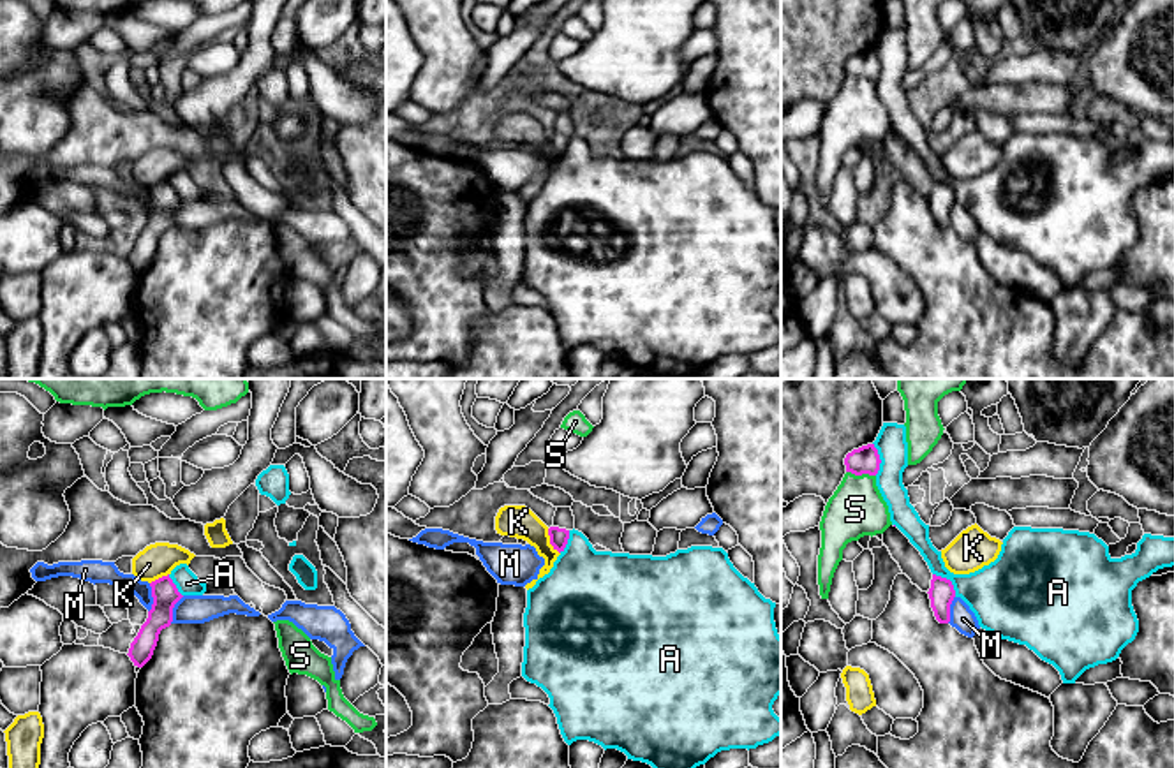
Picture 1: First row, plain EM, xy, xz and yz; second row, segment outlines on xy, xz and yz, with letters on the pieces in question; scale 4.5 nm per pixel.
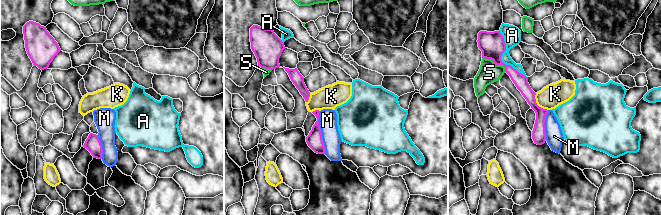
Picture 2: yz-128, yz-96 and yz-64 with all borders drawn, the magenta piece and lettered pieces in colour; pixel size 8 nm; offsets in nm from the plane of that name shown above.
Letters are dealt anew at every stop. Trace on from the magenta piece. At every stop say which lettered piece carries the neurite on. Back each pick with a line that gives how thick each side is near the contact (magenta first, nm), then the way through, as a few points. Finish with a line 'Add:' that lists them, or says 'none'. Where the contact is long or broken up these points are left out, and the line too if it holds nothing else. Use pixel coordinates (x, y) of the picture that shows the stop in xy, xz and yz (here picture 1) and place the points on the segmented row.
Add: none

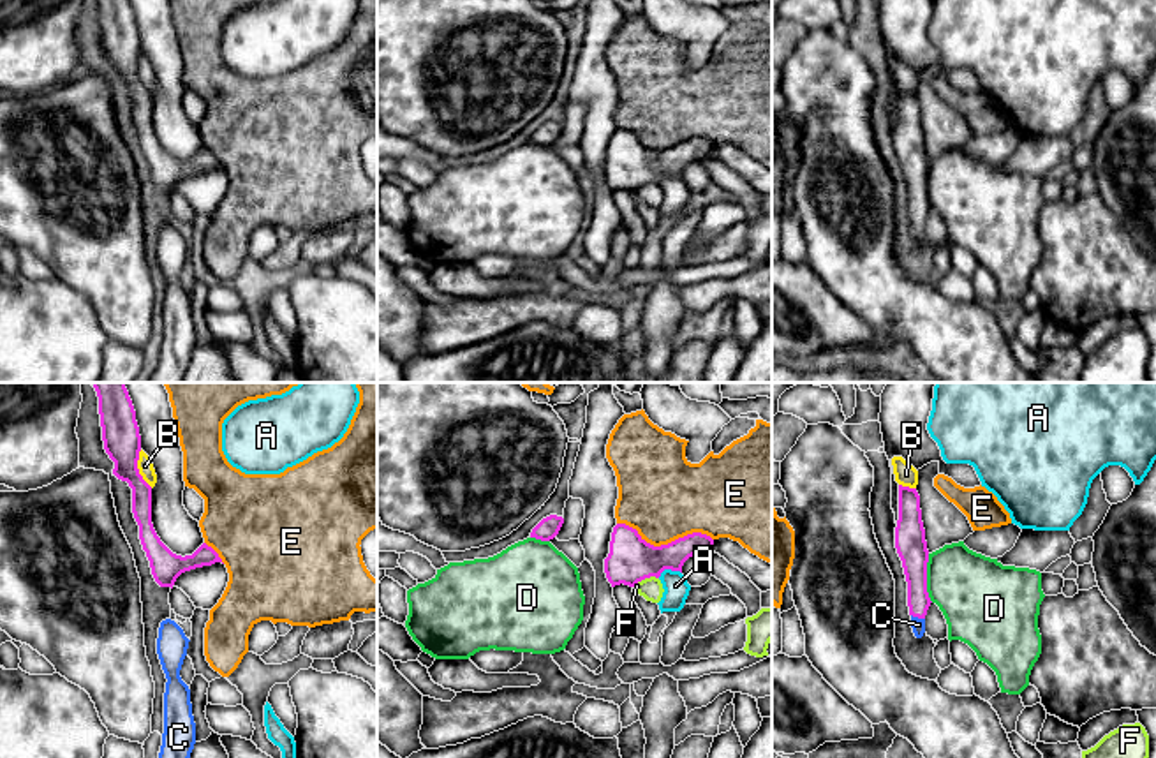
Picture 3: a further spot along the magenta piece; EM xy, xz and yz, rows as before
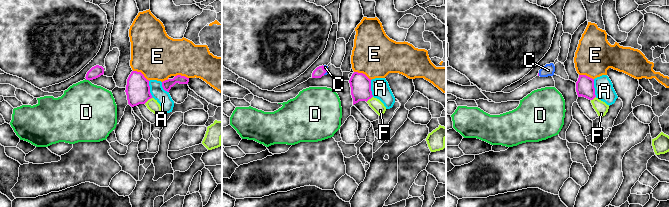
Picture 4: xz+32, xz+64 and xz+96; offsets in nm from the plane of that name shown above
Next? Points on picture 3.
C: 110 nm thick on the magenta side, 60 nm on the other; runs through yz (915, 563), (918, 617), (918, 624)
Add: C

